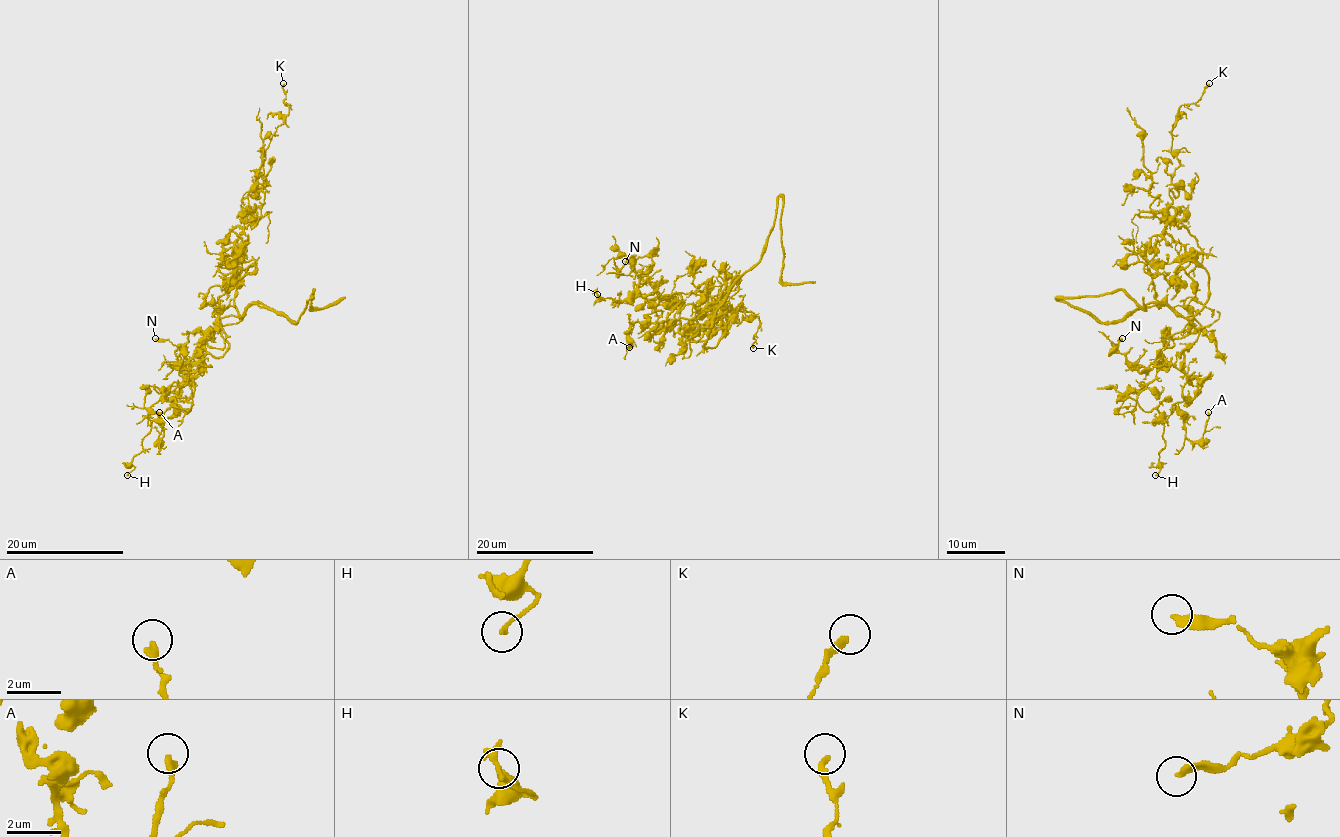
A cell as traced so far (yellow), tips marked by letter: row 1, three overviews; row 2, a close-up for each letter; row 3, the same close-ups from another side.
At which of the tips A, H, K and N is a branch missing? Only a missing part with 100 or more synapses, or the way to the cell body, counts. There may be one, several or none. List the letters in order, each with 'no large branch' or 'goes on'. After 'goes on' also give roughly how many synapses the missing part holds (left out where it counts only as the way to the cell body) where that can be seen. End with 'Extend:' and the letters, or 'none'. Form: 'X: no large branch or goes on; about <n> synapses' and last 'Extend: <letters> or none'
A: no large branch
H: no large branch
K: no large branch
N: no large branch
Extend: none

